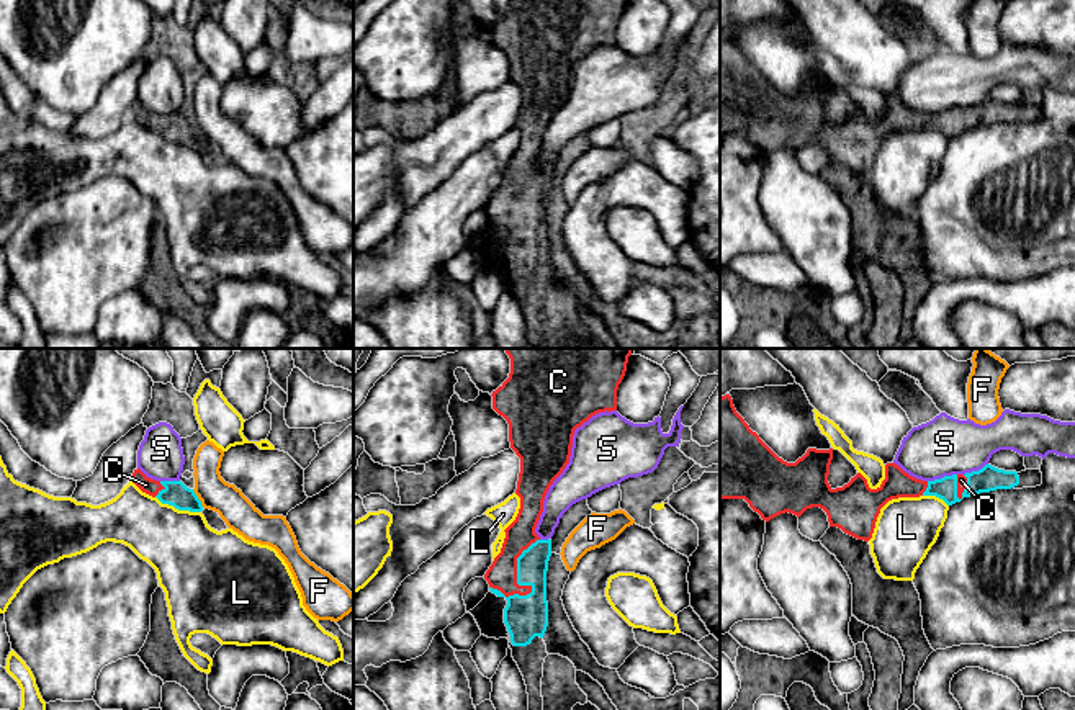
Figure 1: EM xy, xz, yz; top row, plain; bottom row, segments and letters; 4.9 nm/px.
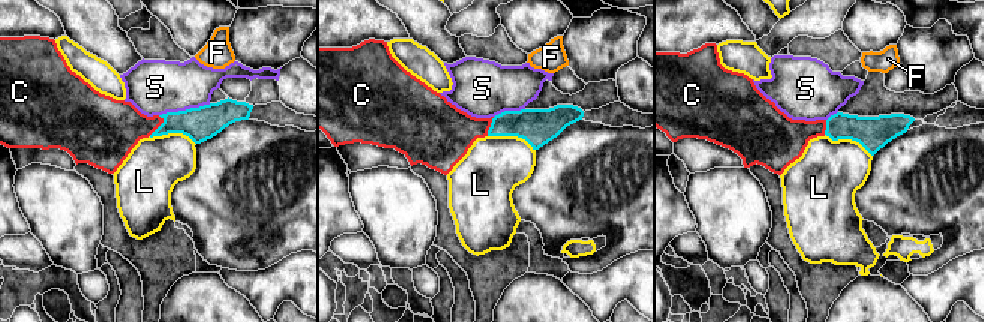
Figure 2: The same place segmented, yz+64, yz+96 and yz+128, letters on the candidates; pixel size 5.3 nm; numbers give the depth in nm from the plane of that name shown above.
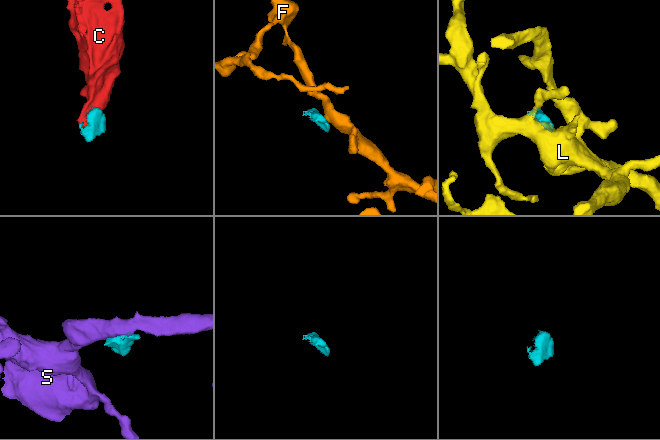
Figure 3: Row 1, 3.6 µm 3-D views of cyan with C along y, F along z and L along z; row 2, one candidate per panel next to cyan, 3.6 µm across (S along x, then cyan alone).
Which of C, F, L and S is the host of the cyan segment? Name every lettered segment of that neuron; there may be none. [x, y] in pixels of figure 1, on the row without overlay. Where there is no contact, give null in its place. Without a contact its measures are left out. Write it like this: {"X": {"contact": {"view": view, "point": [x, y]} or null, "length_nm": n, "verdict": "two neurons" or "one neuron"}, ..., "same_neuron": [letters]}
{"C": {"contact": {"view": "xz", "point": [522, 218]}, "length_nm": 340, "verdict": "one neuron"}, "F": {"contact": {"view": "xy", "point": [197, 131]}, "length_nm": 110, "verdict": "two neurons"}, "L": {"contact": {"view": "xy", "point": [179, 143]}, "length_nm": 240, "verdict": "two neurons"}, "S": {"contact": {"view": "yz", "point": [941, 112]}, "length_nm": 150, "verdict": "two neurons"}, "same_neuron": ["C"]}

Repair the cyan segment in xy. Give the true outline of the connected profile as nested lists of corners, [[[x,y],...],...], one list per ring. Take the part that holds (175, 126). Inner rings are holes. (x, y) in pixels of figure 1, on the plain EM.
[[[139,101],[134,103],[131,115],[146,128],[157,131],[162,137],[178,144],[201,146],[203,139],[193,123],[182,115],[155,115],[147,111]]]

